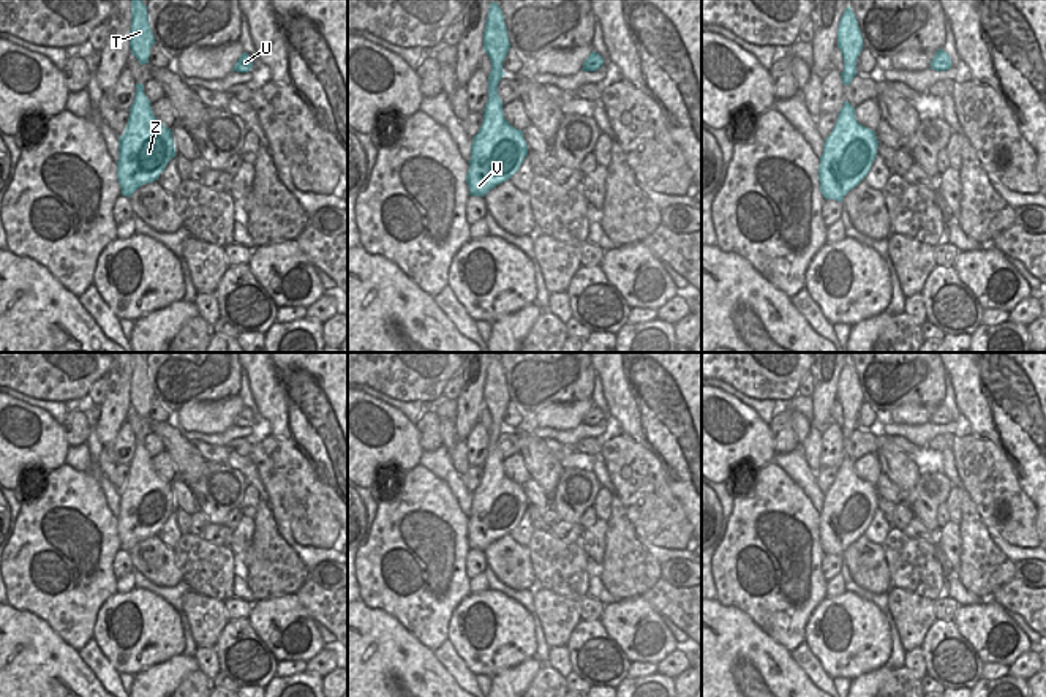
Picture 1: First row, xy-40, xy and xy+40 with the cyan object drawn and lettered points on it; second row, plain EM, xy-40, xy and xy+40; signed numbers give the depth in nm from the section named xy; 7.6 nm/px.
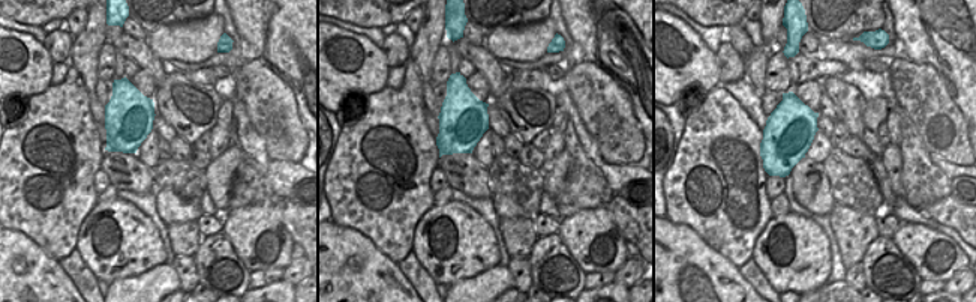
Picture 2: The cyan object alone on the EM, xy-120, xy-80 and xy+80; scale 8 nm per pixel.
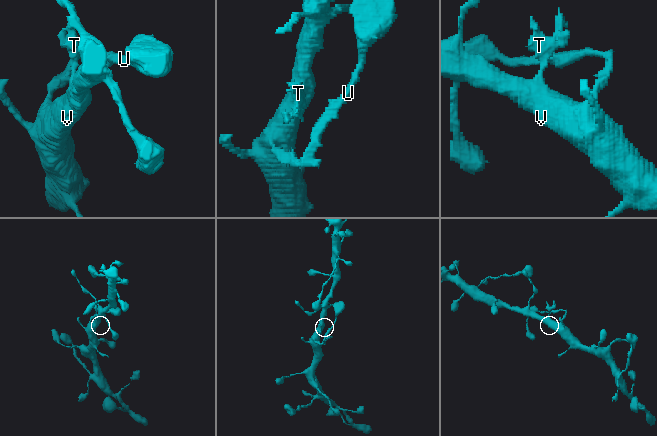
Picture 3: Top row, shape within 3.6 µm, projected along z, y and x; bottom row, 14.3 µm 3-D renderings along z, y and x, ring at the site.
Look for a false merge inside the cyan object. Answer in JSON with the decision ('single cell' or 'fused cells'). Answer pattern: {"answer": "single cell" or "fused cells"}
{"answer": "fused cells"}

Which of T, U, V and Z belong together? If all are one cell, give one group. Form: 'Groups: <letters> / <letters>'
Groups: T / U V Z

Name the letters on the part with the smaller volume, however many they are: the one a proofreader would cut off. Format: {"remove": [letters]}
{"remove": ["T"]}

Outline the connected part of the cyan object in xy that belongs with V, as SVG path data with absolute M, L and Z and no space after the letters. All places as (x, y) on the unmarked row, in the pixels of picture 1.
M488 444L483 476L472 492L466 537L471 550L485 550L496 539L509 534L528 511L523 485L514 482L502 466L498 444Z

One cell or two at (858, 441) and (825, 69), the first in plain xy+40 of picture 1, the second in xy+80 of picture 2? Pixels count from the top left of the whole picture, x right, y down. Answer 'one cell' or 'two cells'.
one cell

